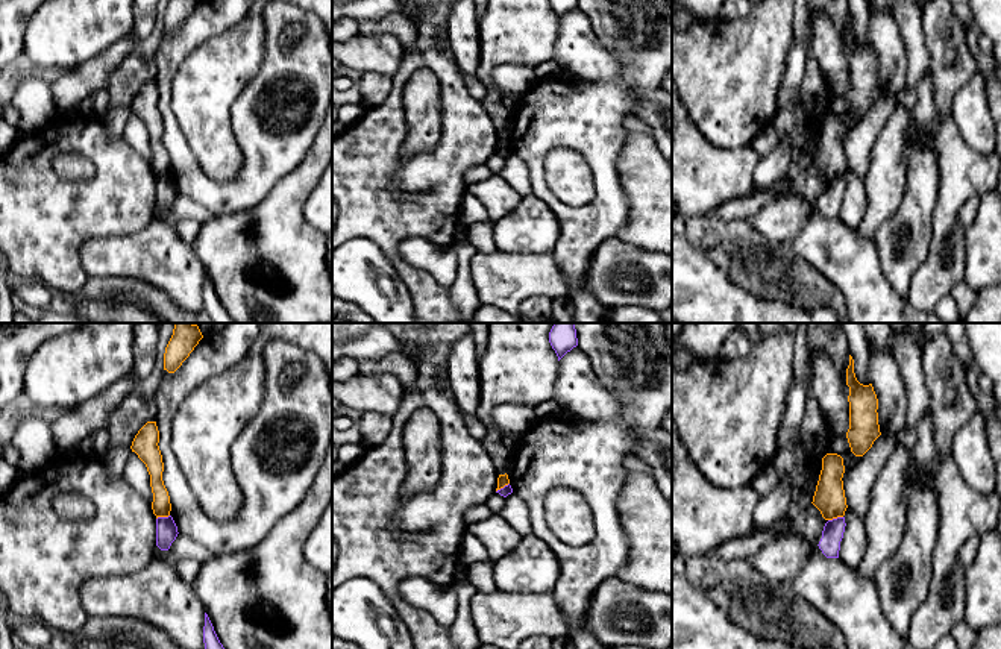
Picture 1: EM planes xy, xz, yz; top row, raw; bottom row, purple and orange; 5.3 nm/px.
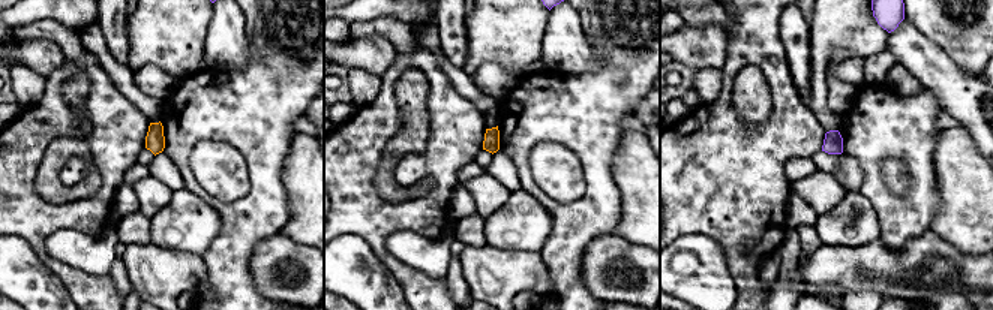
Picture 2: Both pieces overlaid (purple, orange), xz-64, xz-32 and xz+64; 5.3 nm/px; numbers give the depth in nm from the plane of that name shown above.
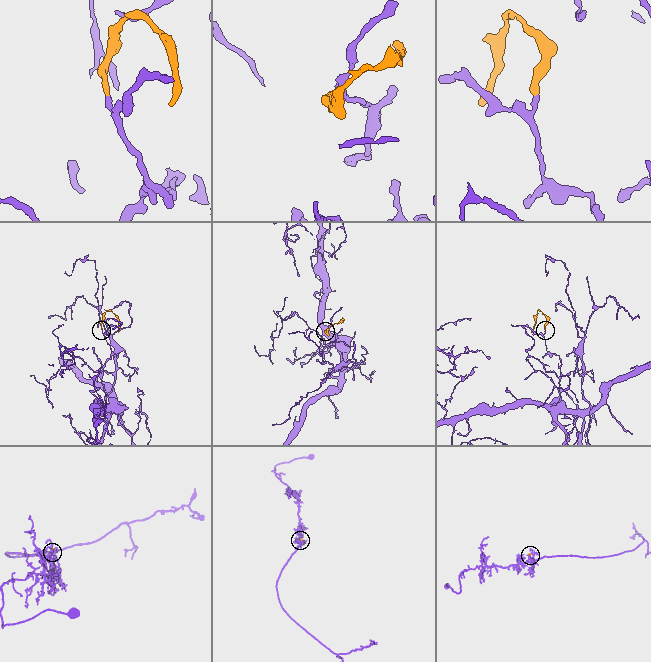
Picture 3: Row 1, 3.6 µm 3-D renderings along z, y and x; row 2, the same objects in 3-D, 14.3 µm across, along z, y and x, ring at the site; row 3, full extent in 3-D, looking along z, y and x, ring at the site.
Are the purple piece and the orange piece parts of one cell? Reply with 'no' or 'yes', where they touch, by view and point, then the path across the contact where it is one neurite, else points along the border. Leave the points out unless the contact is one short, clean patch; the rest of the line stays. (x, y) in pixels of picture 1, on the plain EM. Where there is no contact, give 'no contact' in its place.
no; meets purple in yz at (834, 179); border along yz (842, 176), (828, 181)

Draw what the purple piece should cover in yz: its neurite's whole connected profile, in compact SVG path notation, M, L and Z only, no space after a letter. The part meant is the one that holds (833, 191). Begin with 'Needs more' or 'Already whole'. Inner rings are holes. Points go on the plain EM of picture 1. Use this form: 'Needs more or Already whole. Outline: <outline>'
Already whole. Outline: M837 177L825 183L822 199L817 206L827 218L839 218L845 187L845 177Z

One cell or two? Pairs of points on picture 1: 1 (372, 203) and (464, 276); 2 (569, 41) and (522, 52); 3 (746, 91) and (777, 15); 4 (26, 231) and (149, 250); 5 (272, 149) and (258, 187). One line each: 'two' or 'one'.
1: two
2: two
3: one
4: two
5: one

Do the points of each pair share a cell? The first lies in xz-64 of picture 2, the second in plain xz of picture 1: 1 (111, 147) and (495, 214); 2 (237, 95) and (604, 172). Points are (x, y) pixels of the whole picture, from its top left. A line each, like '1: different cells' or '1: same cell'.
1: different cells
2: same cell

